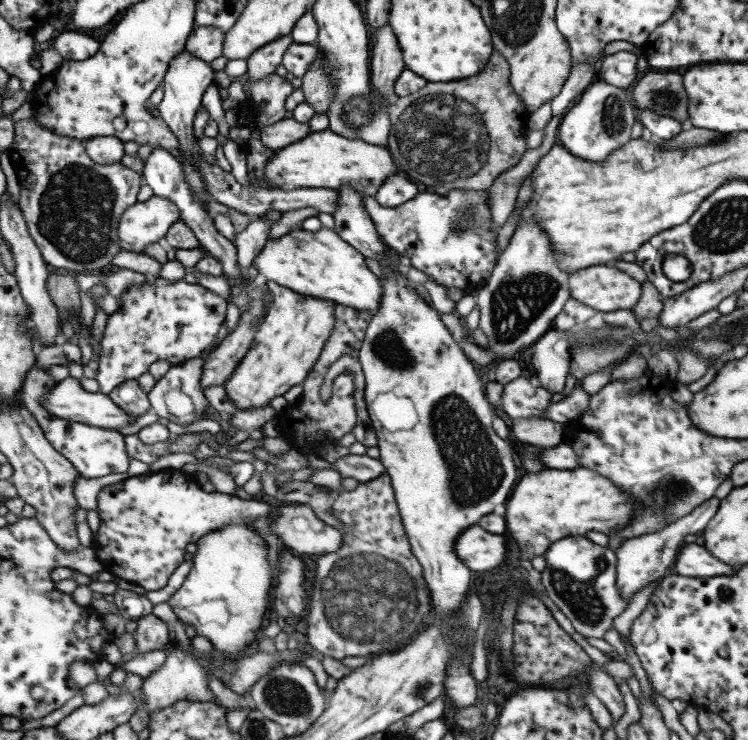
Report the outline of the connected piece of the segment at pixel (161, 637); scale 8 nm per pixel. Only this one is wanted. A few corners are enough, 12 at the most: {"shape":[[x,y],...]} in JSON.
{"shape":[[154,614],[137,622],[139,654],[171,648],[168,626]]}

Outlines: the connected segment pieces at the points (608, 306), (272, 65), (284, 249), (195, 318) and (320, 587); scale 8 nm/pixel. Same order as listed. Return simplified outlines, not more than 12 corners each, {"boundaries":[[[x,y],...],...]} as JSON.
{"boundaries":[[[611,264],[572,273],[572,298],[600,312],[633,310],[642,283]],[[286,36],[250,56],[248,79],[274,75],[294,41]],[[334,229],[268,239],[253,266],[307,297],[376,312],[382,282]],[[183,279],[132,284],[107,318],[107,395],[153,362],[205,355],[227,299]],[[385,473],[338,494],[308,644],[391,652],[434,622]]]}

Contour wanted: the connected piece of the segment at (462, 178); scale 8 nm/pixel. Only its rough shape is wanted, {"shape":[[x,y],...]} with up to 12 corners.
{"shape":[[494,50],[480,74],[389,105],[394,164],[423,189],[490,189],[530,112]]}

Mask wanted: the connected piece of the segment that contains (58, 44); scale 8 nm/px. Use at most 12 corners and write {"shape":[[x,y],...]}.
{"shape":[[67,27],[51,40],[65,60],[86,61],[100,42]]}

